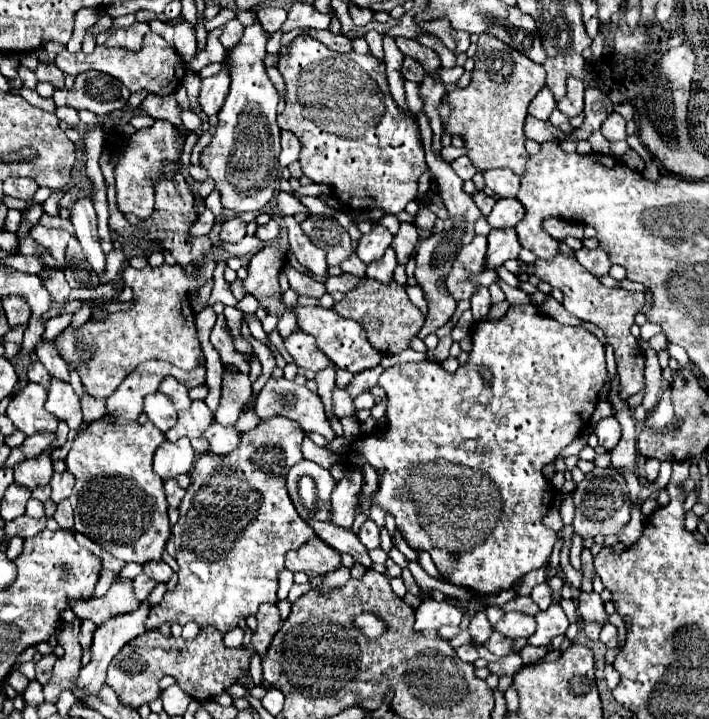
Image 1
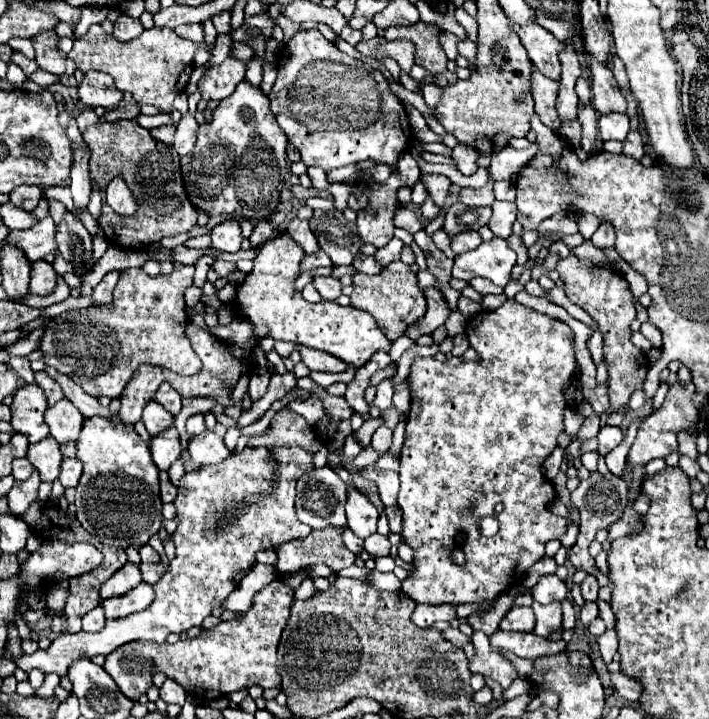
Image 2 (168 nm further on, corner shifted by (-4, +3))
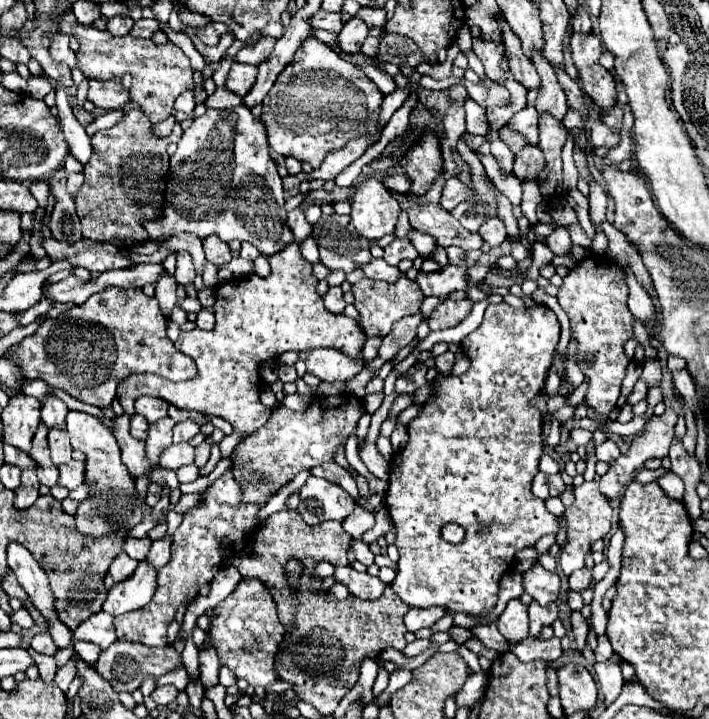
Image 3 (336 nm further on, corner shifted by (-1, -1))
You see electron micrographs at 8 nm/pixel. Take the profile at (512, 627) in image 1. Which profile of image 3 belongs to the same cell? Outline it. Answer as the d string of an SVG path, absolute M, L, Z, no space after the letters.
M512 599L504 613L498 617L496 625L498 631L506 637L506 639L526 639L528 637L528 605L524 605L520 599Z

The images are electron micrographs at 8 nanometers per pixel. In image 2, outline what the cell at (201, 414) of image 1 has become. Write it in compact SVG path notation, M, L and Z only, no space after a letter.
M197 413L197 415L191 415L189 419L187 419L187 435L189 437L195 437L195 435L199 435L201 431L205 431L205 421L203 421L203 413Z

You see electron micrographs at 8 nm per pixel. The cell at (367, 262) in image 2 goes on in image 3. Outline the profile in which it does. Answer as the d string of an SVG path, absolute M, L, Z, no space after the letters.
M372 259L370 263L366 263L362 267L362 271L366 273L368 279L388 281L388 283L394 283L400 277L400 269L398 267L390 267L384 259Z

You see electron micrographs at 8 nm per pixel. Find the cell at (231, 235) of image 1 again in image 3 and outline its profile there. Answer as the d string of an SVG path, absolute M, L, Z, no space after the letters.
M216 235L204 239L204 253L206 253L206 261L210 261L216 267L222 267L232 259L230 247L224 241L220 241Z

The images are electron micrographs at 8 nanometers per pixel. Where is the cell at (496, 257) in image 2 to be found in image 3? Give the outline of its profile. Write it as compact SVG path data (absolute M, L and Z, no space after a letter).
M446 267L442 271L436 271L436 273L418 273L418 277L414 279L422 293L426 297L446 297L448 293L452 291L458 291L458 289L466 289L468 281L466 281L466 269L464 267Z

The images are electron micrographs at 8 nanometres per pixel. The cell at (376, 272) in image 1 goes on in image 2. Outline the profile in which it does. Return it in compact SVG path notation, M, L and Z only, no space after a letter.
M391 239L391 243L389 243L389 245L385 245L385 247L377 249L377 253L375 253L377 263L381 263L381 265L385 267L385 265L389 265L389 263L397 261L397 259L399 259L399 255L401 255L401 247L403 247L403 243L401 243L399 239Z

